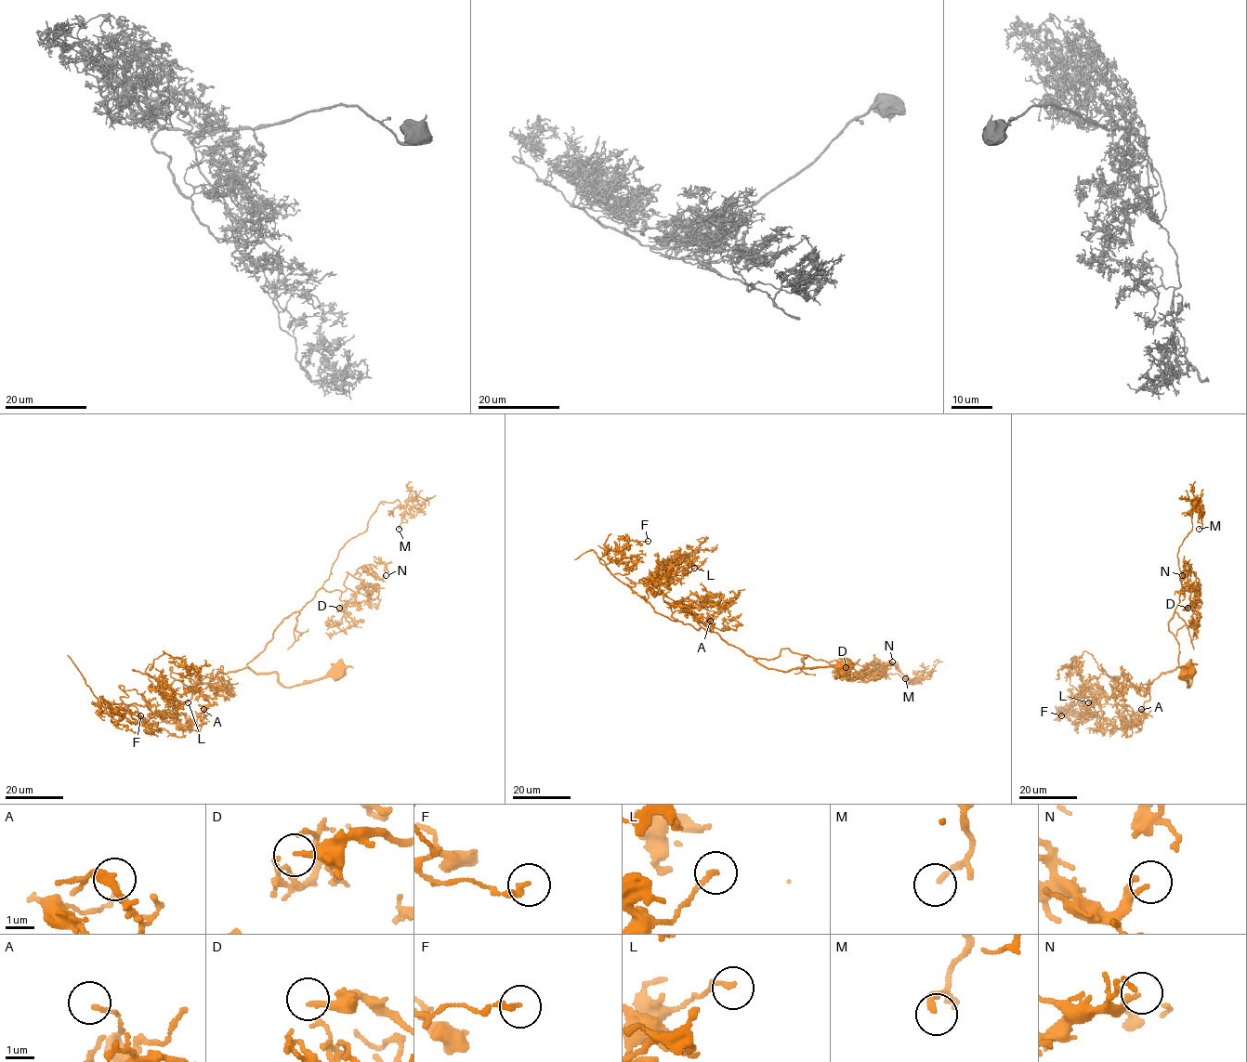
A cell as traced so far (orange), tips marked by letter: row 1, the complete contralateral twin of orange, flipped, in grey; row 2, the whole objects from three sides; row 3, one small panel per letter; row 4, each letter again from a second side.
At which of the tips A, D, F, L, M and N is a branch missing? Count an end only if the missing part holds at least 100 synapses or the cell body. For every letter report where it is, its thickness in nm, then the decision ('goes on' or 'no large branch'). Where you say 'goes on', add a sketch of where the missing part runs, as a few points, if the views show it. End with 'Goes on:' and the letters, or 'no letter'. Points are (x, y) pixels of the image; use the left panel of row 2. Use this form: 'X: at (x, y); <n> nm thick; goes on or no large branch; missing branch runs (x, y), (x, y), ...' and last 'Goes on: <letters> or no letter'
A: at (203, 709); 120 nm thick; no large branch
D: at (339, 608); 220 nm thick; no large branch
F: at (140, 715); 180 nm thick; no large branch
L: at (188, 702); 160 nm thick; no large branch
M: at (399, 529); 190 nm thick; no large branch
N: at (386, 575); 120 nm thick; no large branch
Goes on: no letter

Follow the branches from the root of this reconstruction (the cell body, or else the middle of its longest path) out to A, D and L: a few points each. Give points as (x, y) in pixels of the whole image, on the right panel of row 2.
A: (1187, 669), (1188, 687), (1191, 673), (1179, 667), (1148, 686), (1134, 726), (1141, 709)
D: (1187, 669), (1188, 687), (1191, 673), (1179, 665), (1179, 643), (1168, 622), (1180, 591), (1199, 591), (1187, 608)
L: (1187, 669), (1188, 687), (1191, 673), (1179, 667), (1146, 688), (1102, 673), (1093, 704), (1088, 702)

